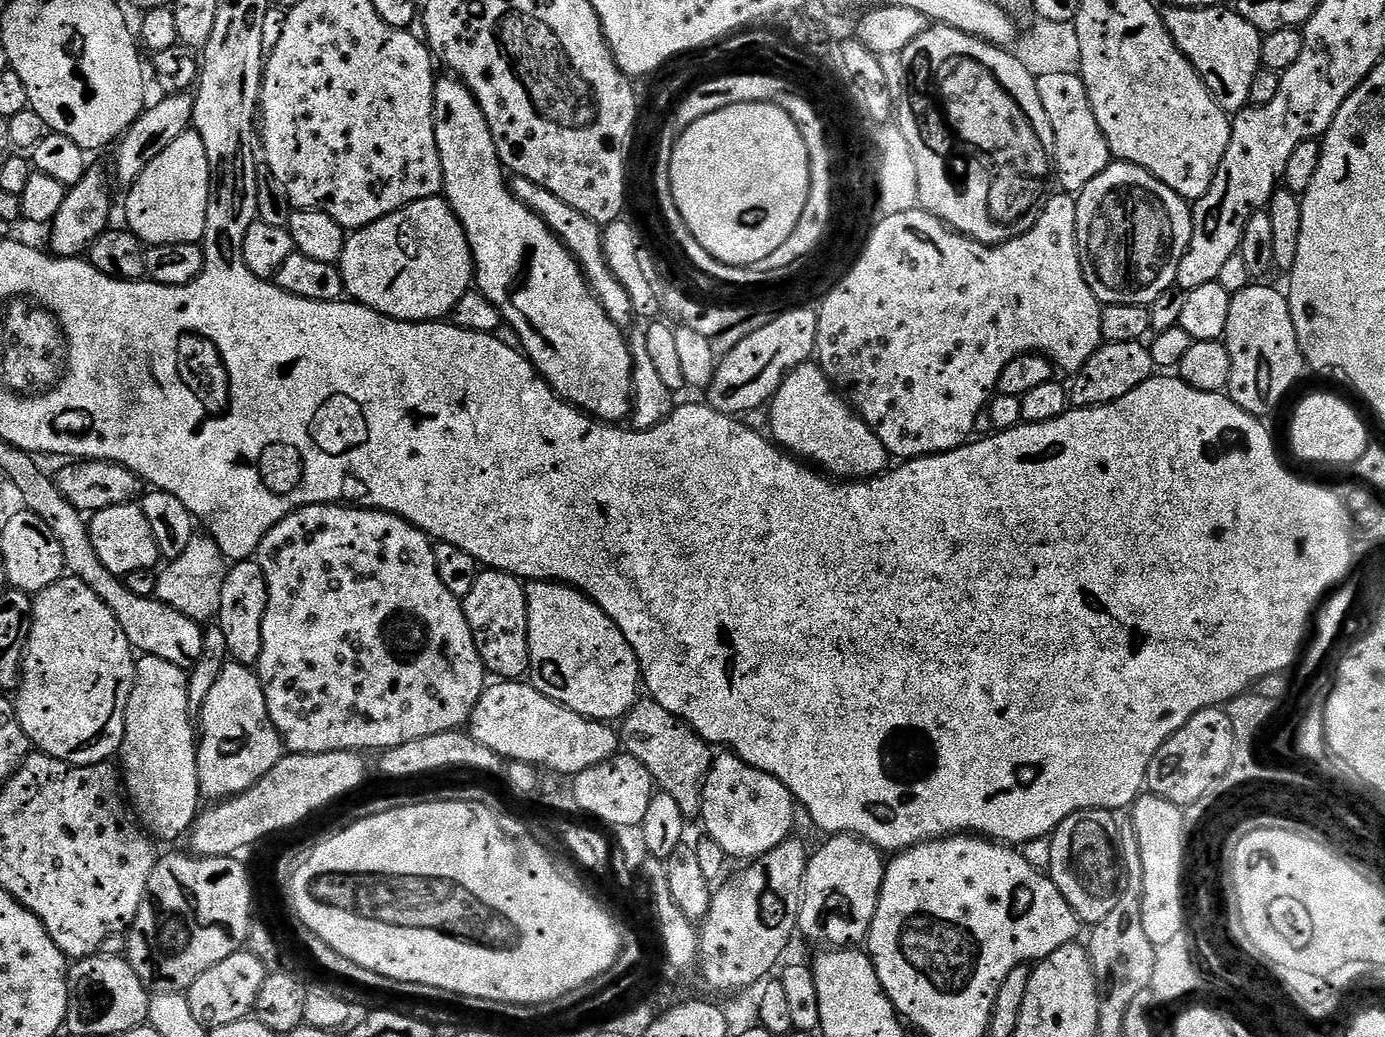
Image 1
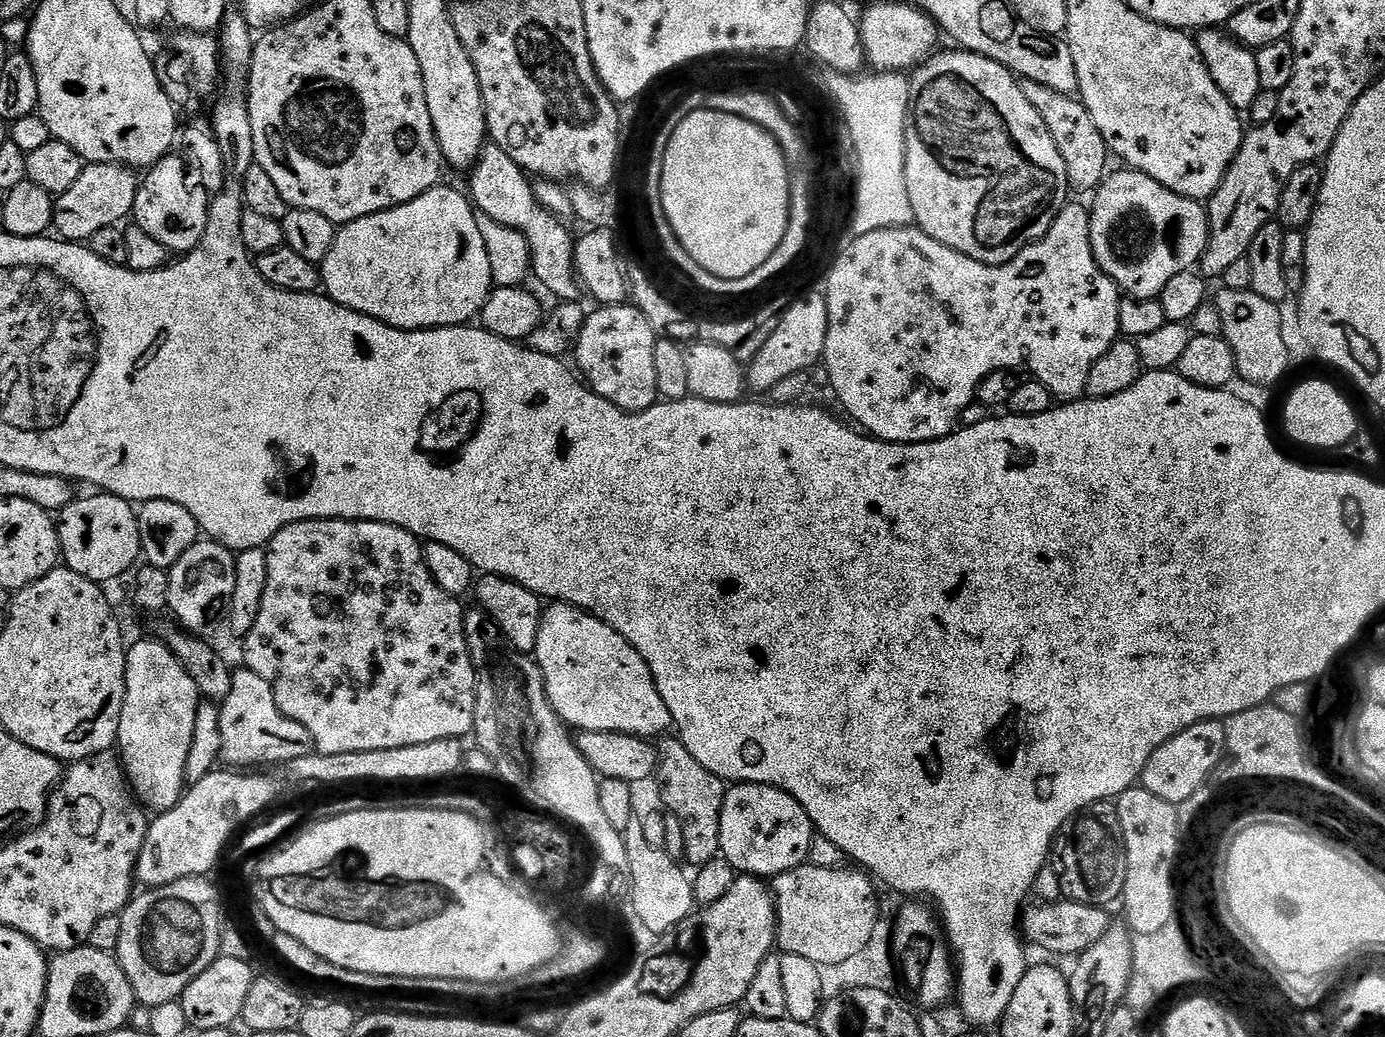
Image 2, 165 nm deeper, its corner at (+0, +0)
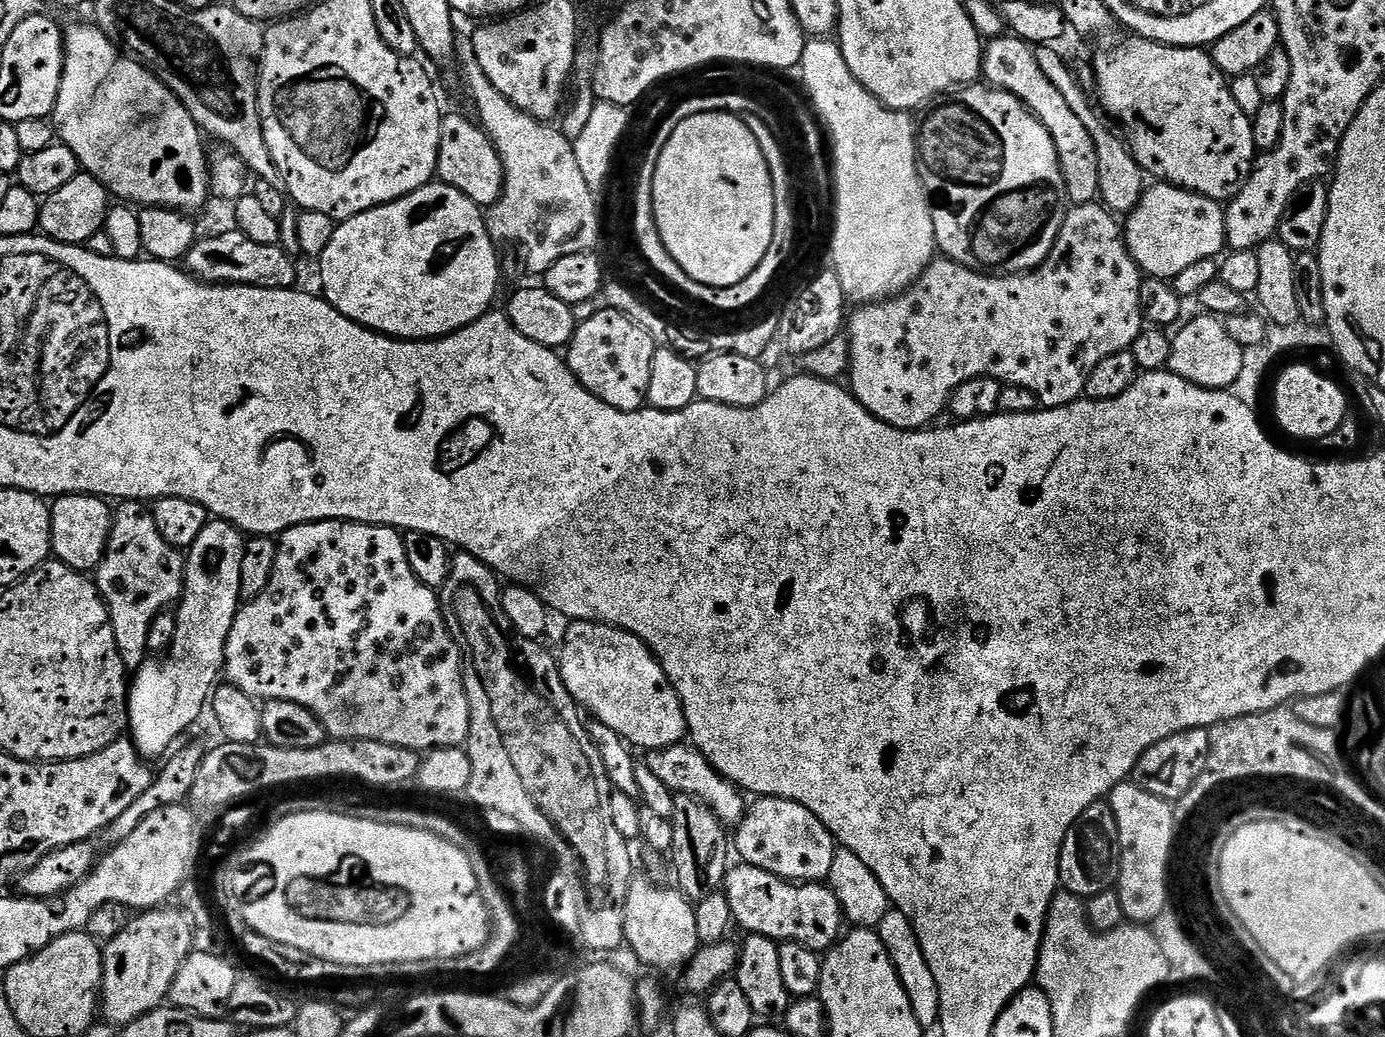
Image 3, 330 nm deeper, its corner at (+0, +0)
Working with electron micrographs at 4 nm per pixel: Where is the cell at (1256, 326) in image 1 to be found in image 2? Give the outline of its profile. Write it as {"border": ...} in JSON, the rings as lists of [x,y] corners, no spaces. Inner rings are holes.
{"border":[[[1221,287],[1220,293],[1214,296],[1216,309],[1222,314],[1223,337],[1225,342],[1234,350],[1236,359],[1236,371],[1239,379],[1249,380],[1252,384],[1276,384],[1288,372],[1288,362],[1290,355],[1286,348],[1286,343],[1282,338],[1282,318],[1277,304],[1270,302],[1266,298],[1258,298],[1258,294],[1252,291],[1239,292]]]}

